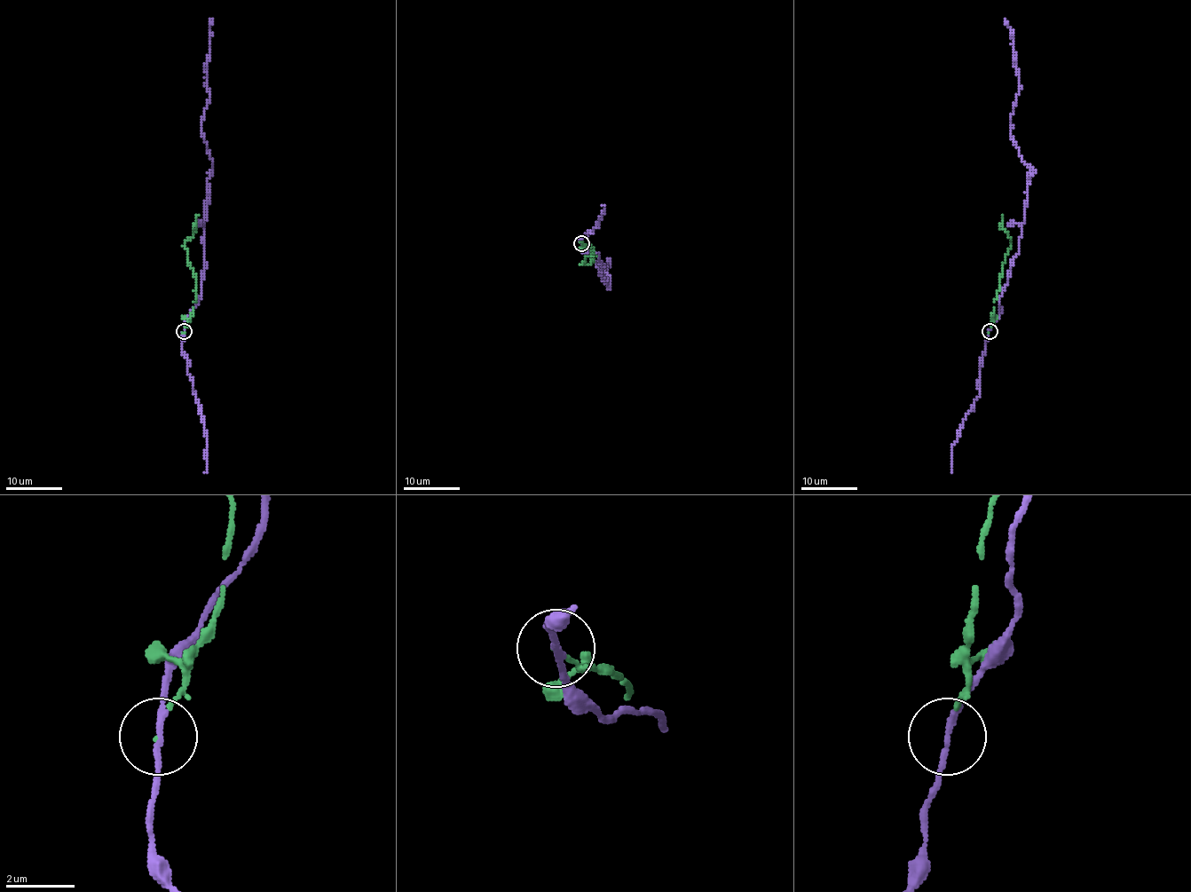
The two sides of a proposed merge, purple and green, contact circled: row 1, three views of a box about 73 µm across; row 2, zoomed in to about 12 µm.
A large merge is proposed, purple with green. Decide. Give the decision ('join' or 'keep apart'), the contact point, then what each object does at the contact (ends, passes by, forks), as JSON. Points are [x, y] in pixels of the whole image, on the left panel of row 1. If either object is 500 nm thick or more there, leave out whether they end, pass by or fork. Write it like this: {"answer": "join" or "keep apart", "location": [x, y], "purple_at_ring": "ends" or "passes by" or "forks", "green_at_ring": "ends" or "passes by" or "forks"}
{"answer": "keep apart", "location": [184, 331], "purple_at_ring": "passes by", "green_at_ring": "ends"}

